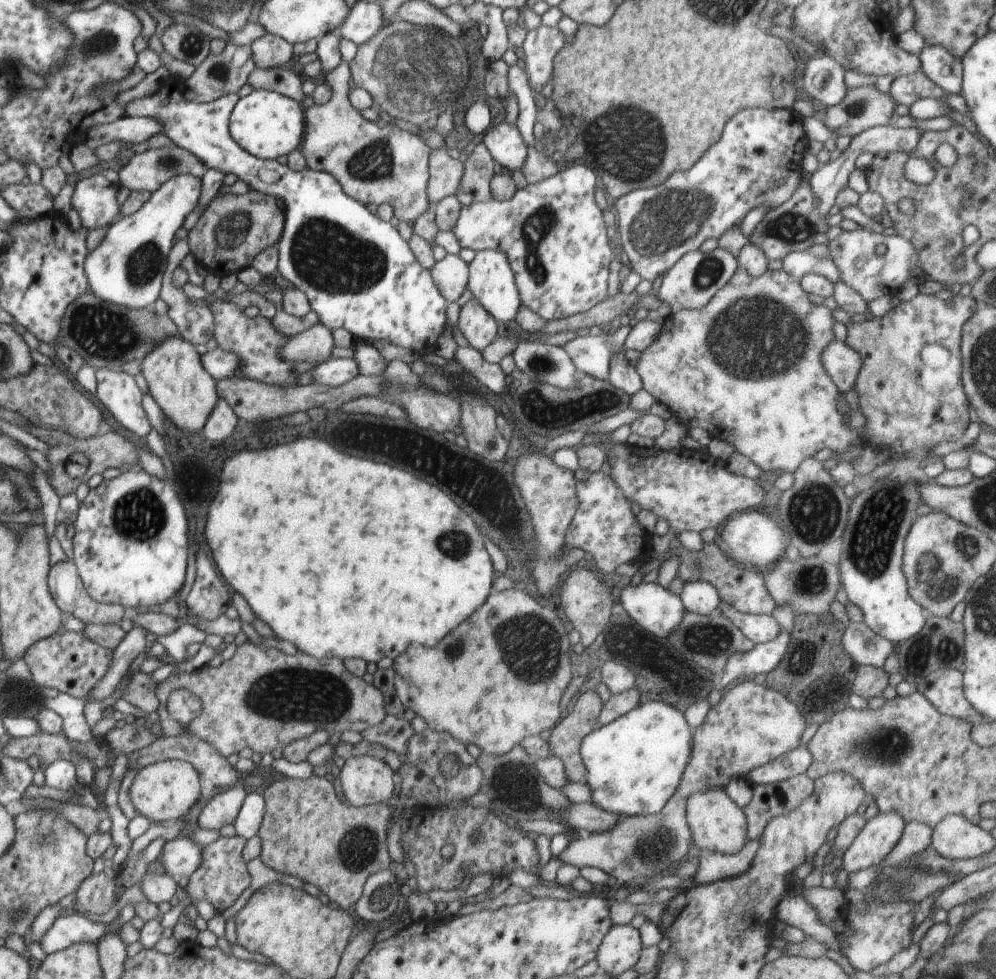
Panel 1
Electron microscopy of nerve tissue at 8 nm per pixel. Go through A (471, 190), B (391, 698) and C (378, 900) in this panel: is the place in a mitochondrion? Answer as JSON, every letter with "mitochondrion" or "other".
{"A":"mitochondrion","B":"other","C":"mitochondrion"}

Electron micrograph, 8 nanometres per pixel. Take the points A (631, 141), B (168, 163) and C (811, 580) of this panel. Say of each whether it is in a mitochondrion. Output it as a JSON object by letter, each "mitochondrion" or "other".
{"A":"mitochondrion","B":"mitochondrion","C":"mitochondrion"}

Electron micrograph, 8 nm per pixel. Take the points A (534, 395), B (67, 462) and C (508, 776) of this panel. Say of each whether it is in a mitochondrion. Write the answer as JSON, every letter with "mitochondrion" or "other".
{"A":"mitochondrion","B":"other","C":"mitochondrion"}

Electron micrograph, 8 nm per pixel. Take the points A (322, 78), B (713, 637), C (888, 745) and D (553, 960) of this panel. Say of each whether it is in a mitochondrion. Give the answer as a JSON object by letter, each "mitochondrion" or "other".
{"A":"other","B":"mitochondrion","C":"mitochondrion","D":"other"}

